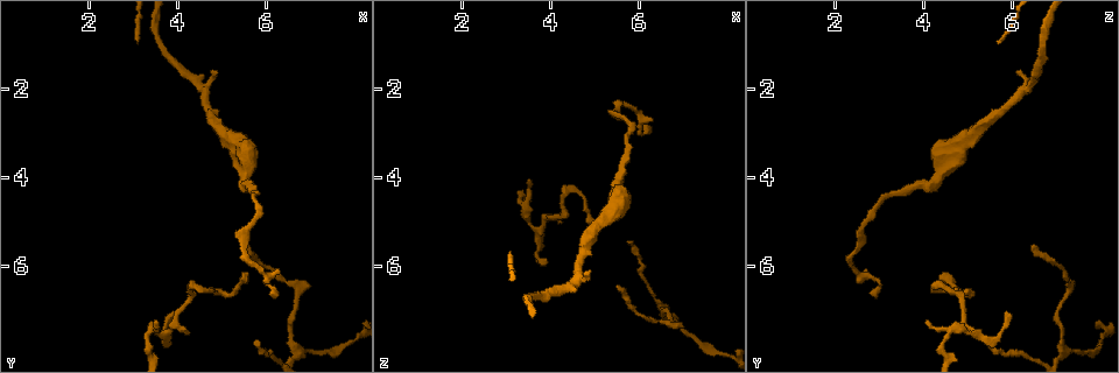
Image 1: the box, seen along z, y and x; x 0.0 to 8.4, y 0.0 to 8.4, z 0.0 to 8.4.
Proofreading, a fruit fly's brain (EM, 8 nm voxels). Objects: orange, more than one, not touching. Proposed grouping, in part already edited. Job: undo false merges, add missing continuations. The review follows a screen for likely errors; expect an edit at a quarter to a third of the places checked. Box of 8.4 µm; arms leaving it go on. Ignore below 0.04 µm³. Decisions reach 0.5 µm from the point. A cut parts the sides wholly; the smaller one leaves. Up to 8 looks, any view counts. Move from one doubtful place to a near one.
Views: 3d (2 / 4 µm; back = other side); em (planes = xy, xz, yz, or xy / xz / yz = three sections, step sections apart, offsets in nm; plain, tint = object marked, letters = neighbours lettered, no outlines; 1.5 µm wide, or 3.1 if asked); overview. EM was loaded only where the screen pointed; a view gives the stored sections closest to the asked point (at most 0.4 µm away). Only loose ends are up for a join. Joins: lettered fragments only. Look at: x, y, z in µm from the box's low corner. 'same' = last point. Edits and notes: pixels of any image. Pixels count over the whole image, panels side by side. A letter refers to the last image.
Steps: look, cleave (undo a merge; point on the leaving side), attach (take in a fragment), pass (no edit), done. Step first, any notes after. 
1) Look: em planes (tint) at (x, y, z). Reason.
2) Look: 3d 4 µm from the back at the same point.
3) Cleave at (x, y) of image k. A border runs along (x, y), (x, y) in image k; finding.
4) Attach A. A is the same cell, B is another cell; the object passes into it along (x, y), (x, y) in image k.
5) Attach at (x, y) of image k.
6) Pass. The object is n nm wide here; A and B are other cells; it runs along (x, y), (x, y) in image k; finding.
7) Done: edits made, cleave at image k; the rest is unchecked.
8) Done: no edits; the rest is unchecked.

Look: em xy step 8 (tint) at (5.50, 6.25, 4.30). An open end.

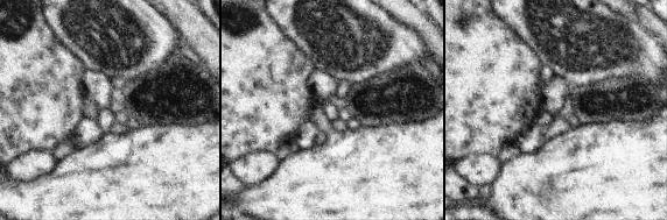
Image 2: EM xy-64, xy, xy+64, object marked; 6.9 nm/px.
Look: em planes (letters) at the same point. Another direction.

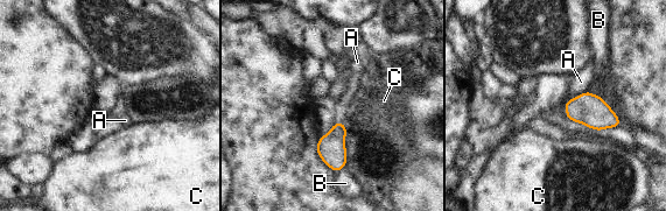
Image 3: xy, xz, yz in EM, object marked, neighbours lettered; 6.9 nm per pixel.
Pass. A, B and C are other cells; a border runs along (587, 91), (566, 103), (568, 119) in image 3; no lettered fragment goes on from it.

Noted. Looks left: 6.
Look: 3d 4 µm at (5.75, 7.60, 5.45). An open end.

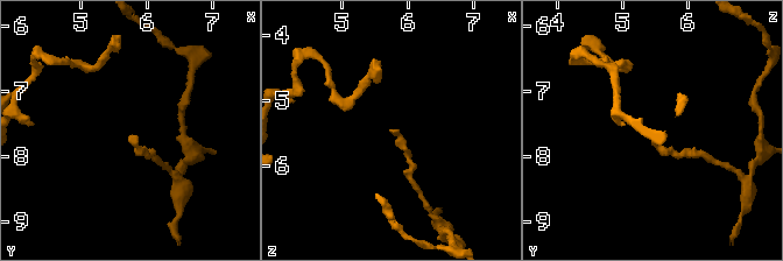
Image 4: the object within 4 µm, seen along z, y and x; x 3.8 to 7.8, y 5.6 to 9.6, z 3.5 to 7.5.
Look: em planes (letters) at (5.75, 7.65, 5.45).

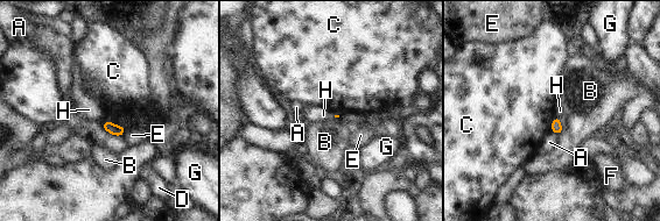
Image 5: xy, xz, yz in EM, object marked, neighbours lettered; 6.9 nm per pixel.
Pass. A, B, C, D, E, F, G and H are other cells; a border runs along (103, 122), (111, 121), (125, 128) in image 5; no lettered fragment goes on from it.

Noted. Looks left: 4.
Look: em planes (letters) at (3.45, 7.25, 4.00). Tapers out.

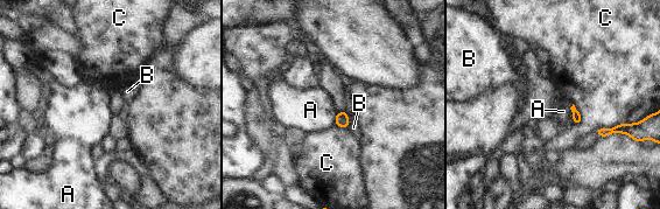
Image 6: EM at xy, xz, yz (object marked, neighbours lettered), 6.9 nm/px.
Pass. A, B and C are other cells; a border runs along (571, 104), (571, 119), (575, 124) in image 6; none of them fits.

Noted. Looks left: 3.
Done: no edits; the rest is unchecked.

